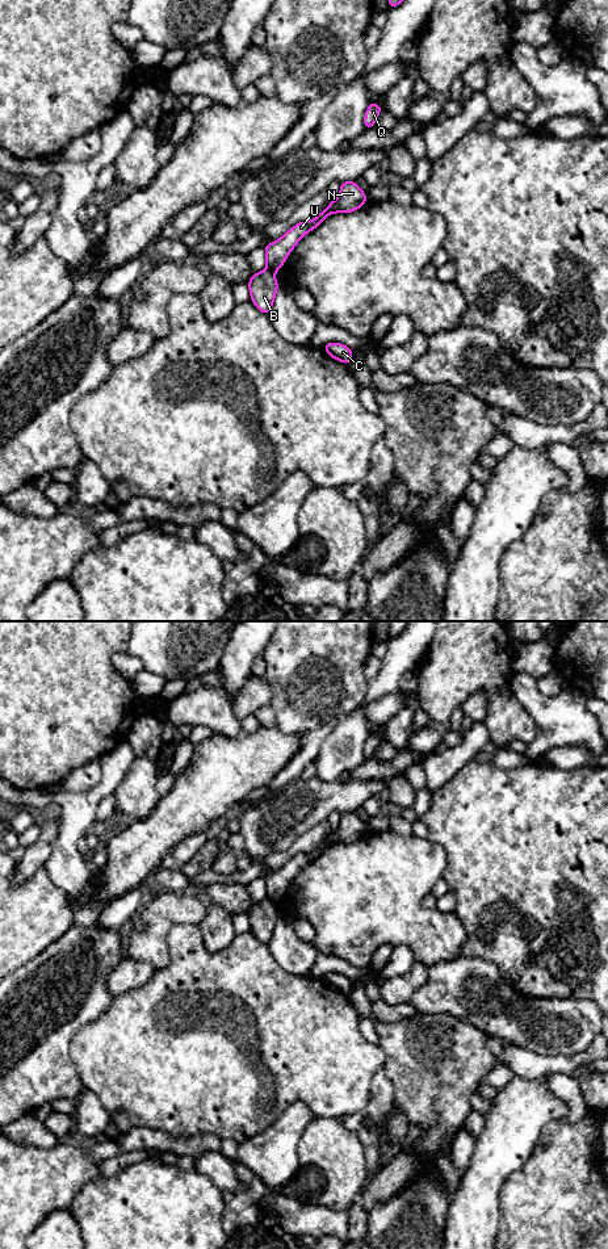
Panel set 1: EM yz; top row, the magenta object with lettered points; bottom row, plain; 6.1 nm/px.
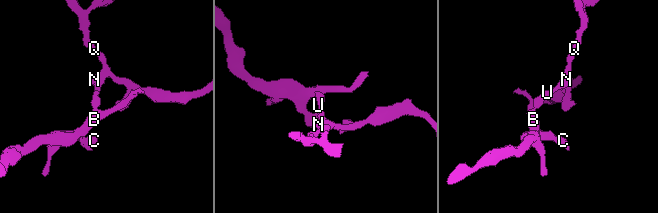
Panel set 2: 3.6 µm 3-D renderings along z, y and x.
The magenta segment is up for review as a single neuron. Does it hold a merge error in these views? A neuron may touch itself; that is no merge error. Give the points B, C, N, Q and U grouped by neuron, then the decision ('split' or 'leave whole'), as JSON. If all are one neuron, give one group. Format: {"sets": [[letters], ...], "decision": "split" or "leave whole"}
{"sets": [["B", "C"], ["N", "Q", "U"]], "decision": "split"}

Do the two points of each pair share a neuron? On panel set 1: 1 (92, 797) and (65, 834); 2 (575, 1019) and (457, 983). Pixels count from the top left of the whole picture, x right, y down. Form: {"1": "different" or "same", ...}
{"1": "same", "2": "same"}

